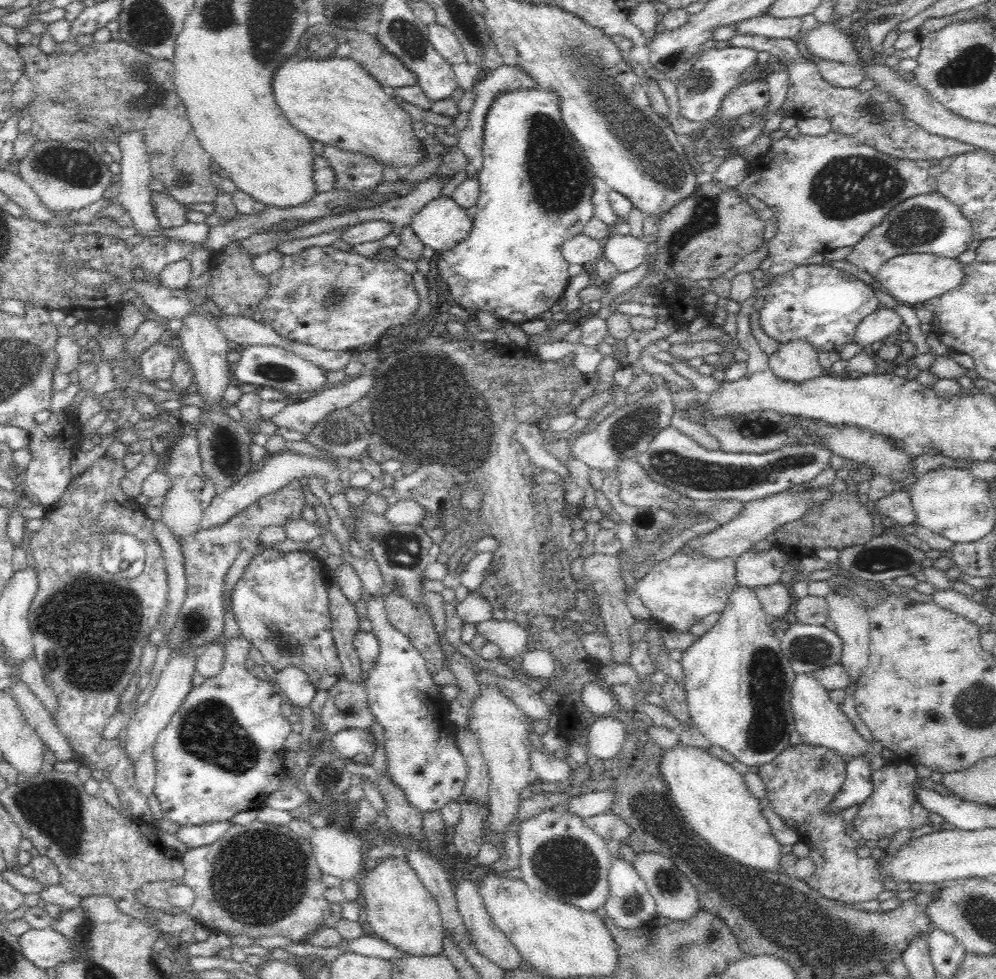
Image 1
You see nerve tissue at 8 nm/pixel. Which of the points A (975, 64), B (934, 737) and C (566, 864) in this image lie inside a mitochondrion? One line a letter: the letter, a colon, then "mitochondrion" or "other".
A: mitochondrion
B: other
C: mitochondrion

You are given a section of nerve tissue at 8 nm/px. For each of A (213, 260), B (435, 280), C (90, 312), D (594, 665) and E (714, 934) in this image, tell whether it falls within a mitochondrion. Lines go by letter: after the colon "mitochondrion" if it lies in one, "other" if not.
A: other
B: other
C: other
D: other
E: mitochondrion

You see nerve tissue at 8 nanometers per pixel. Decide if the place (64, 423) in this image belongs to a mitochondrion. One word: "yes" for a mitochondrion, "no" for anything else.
no

